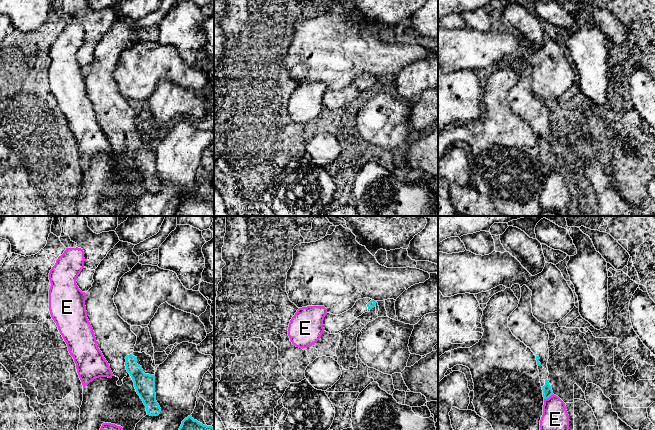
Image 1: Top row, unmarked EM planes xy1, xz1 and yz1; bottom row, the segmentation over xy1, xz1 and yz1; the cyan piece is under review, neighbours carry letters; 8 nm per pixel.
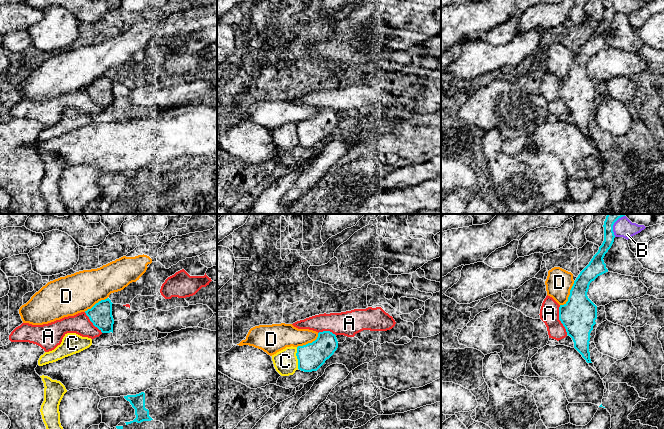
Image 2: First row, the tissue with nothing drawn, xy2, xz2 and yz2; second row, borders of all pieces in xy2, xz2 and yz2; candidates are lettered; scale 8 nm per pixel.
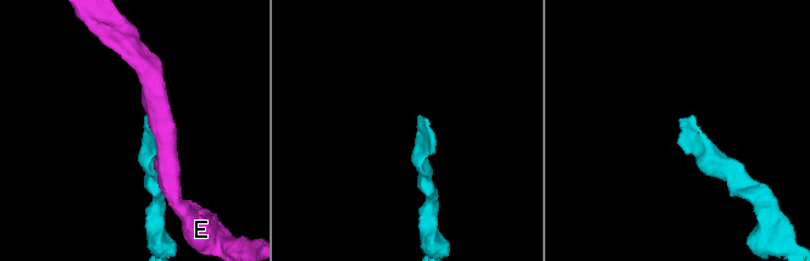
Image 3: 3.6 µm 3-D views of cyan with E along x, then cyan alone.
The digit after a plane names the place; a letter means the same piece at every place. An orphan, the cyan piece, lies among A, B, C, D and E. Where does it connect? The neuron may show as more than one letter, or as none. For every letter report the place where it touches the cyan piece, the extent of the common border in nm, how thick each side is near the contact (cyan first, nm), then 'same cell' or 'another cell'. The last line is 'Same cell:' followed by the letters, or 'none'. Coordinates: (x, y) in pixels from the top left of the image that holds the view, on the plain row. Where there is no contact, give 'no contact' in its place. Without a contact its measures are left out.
A: contact yz2 (559, 95); length 240 nm; calibres 280 and 160 nm; another cell
B: contact yz2 (612, 6); length 110 nm; calibres 90 and 120 nm; another cell
C: contact xz2 (297, 134); length 180 nm; calibres 220 and 190 nm; another cell
D: contact yz2 (570, 70); length 240 nm; calibres 280 and 220 nm; another cell
E: contact yz1 (548, 173); length 90 nm; calibres 80 and 220 nm; another cell
Same cell: none

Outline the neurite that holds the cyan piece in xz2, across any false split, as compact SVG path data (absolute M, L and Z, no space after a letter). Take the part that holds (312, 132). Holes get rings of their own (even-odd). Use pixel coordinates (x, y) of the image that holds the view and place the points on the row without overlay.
M330 107L319 108L315 117L297 123L298 145L304 148L317 147L337 124L335 110Z

